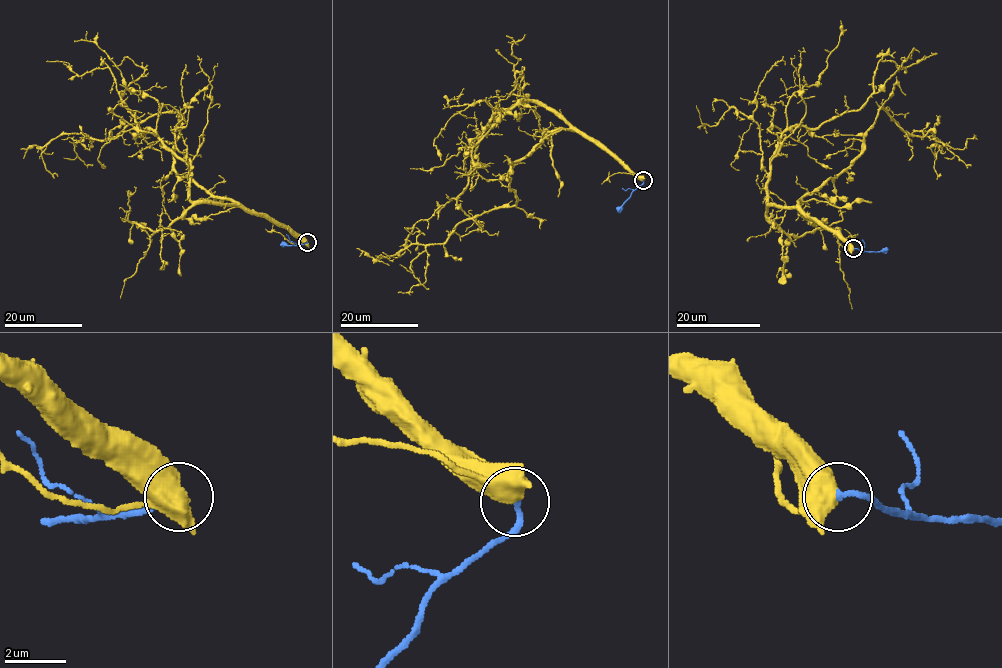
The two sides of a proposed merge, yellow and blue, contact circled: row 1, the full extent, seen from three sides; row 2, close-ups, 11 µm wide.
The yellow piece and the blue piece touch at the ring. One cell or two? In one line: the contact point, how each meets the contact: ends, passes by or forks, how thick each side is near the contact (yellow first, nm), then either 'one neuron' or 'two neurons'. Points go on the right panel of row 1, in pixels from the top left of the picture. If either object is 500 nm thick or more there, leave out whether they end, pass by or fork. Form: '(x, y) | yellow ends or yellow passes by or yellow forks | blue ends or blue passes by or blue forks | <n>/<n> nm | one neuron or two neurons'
(853, 248) | 700/200 nm | one neuron

